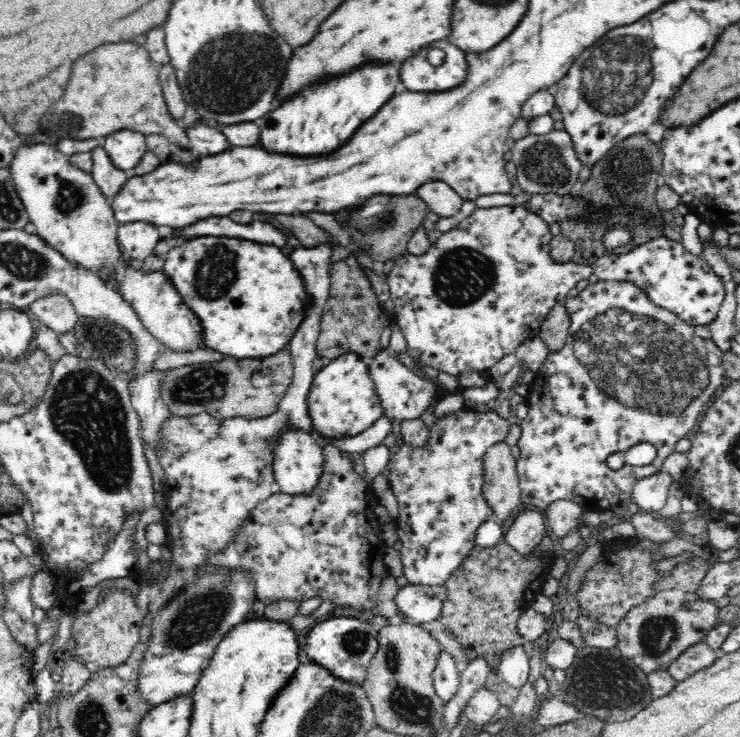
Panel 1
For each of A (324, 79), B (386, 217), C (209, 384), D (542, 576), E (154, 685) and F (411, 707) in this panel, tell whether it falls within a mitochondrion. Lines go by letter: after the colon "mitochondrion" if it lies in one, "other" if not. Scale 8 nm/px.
A: other
B: mitochondrion
C: mitochondrion
D: other
E: other
F: mitochondrion

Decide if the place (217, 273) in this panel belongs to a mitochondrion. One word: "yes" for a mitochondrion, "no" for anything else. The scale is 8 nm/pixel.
yes

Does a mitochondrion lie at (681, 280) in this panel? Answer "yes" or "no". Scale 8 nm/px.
no

